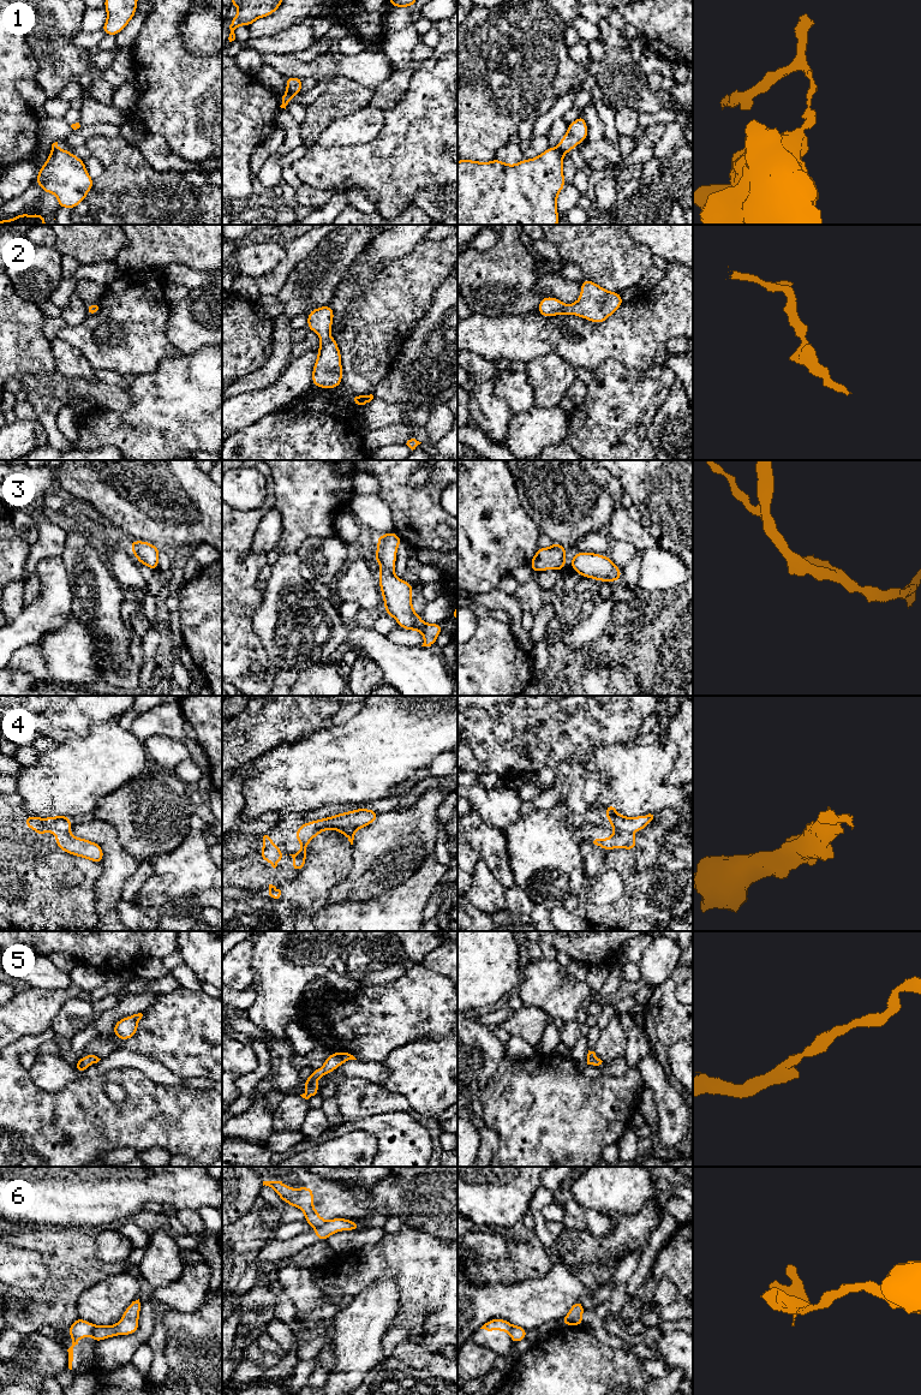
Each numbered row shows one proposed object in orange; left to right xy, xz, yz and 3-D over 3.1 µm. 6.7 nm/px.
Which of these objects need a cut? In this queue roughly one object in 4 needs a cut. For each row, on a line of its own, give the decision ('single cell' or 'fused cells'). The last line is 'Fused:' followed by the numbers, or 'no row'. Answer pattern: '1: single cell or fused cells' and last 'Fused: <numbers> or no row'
1: fused cells
2: single cell
3: single cell
4: single cell
5: single cell
6: fused cells
Fused: 1, 6

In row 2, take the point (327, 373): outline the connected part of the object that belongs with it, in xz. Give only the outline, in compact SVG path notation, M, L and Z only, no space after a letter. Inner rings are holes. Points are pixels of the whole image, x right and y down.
M330 305L313 309L307 316L307 329L313 330L322 342L312 369L312 386L337 388L342 382L341 352L336 340L330 336L334 310Z

